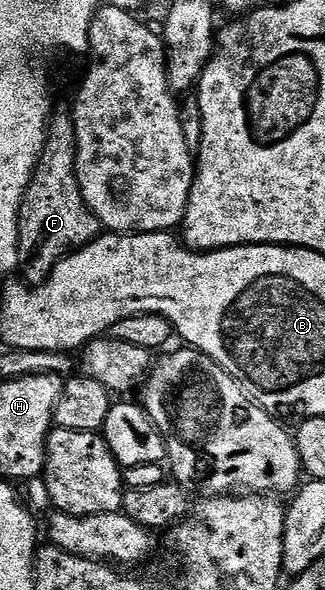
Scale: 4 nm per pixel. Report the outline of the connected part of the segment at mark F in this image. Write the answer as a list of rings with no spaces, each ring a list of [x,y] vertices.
[[[55,112],[48,122],[46,142],[18,212],[18,263],[21,280],[31,287],[44,283],[47,275],[67,255],[82,249],[89,241],[95,241],[102,232],[101,223],[84,203],[84,195],[76,179],[74,118],[69,112]]]

